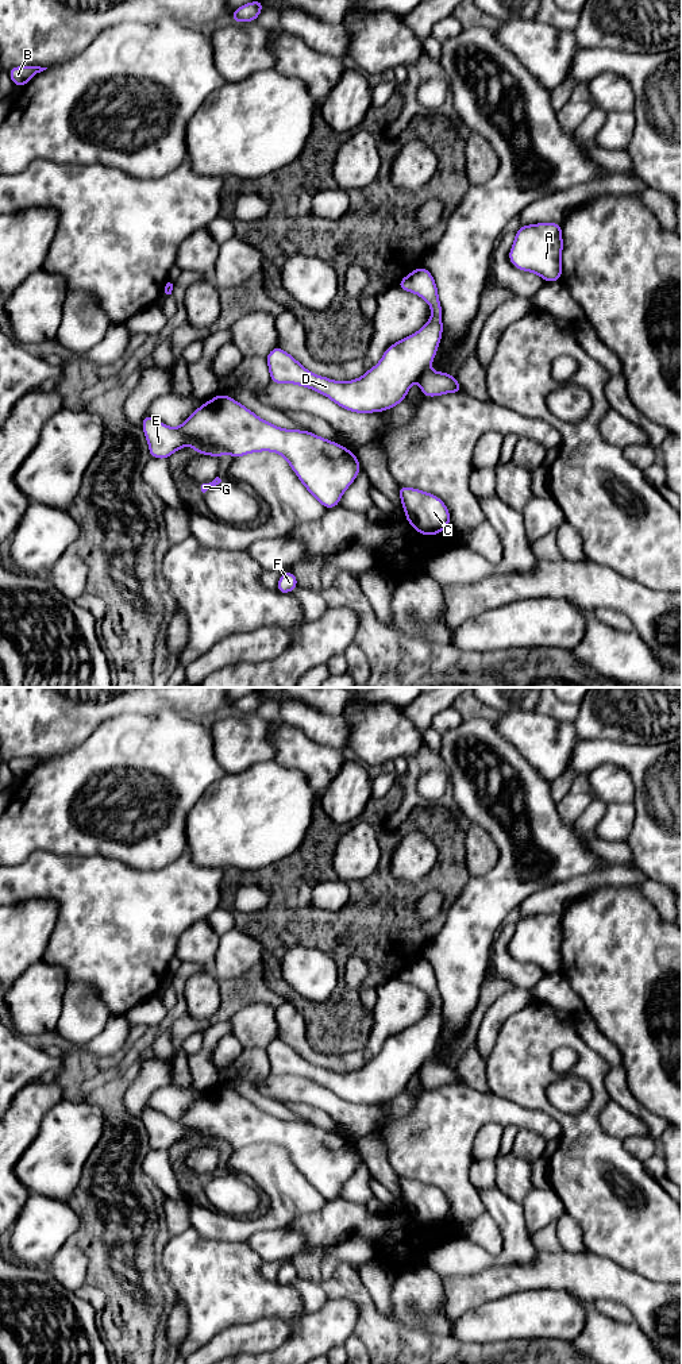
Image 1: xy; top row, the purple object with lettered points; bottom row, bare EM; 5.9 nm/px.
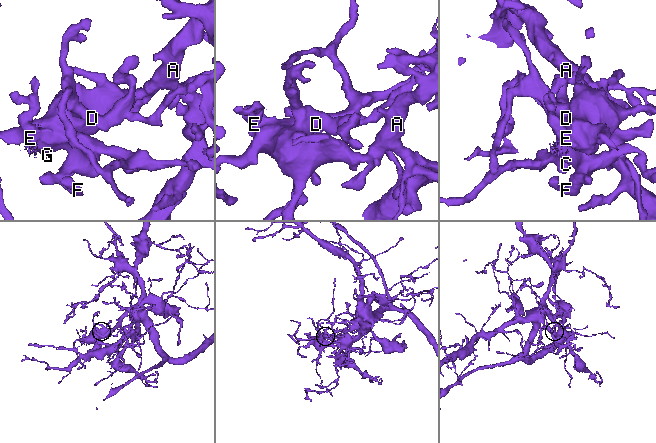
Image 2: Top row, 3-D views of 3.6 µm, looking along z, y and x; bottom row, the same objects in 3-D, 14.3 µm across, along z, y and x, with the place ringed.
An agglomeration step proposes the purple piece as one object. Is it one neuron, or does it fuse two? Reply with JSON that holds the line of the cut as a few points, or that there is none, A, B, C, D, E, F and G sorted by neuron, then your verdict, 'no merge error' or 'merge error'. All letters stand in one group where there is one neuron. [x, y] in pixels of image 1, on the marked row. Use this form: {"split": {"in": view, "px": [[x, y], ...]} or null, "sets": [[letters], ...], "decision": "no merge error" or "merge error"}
{"split": {"in": "xy", "px": [[196, 442], [205, 447], [218, 447], [223, 453]]}, "sets": [["A", "B", "C", "D", "E", "F"], ["G"]], "decision": "merge error"}

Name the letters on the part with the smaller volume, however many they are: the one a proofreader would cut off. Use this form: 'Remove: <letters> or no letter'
Remove: G

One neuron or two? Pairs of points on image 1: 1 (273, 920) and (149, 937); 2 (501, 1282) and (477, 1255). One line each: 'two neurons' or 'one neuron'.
1: two neurons
2: two neurons

